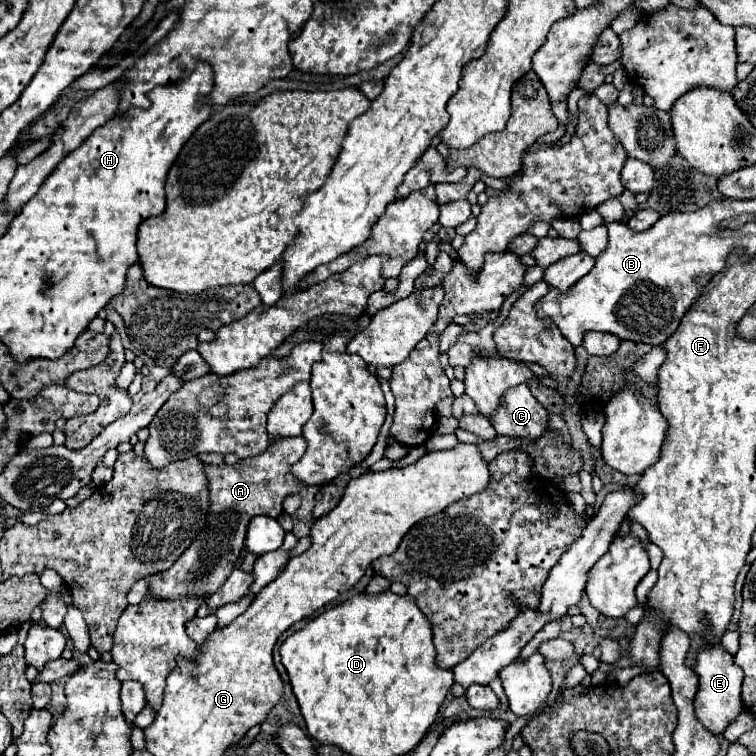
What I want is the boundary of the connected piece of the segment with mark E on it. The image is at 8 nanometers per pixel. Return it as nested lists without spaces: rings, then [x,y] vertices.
[[[721,644],[707,646],[697,654],[697,666],[693,668],[699,676],[699,692],[695,696],[695,714],[697,720],[715,736],[723,734],[727,726],[745,710],[741,702],[741,682],[743,682],[743,672],[735,664],[733,656],[721,648]]]

